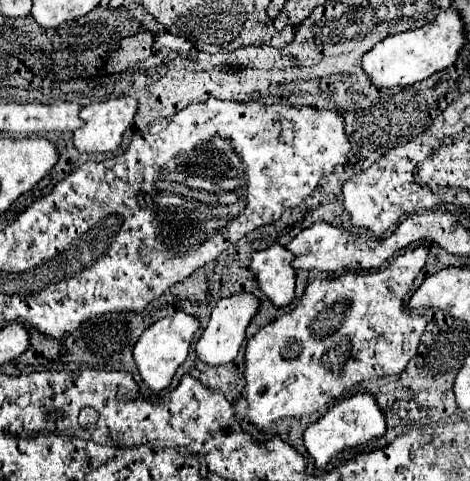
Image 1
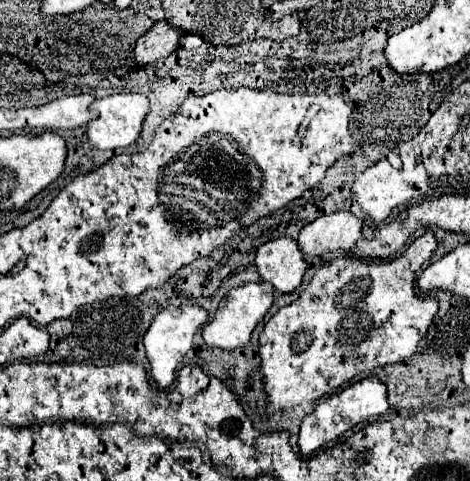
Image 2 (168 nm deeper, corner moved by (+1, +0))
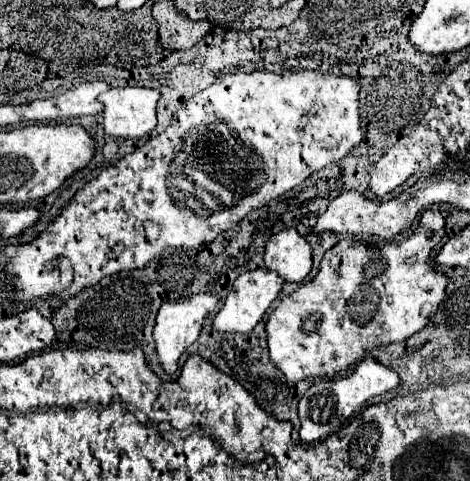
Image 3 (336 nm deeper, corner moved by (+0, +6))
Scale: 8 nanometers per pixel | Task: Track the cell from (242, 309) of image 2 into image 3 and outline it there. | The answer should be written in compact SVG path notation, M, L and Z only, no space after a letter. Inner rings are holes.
M257 269L257 271L239 275L225 299L225 305L213 319L213 329L221 333L251 333L253 327L261 321L263 313L271 307L271 303L279 295L281 285L283 285L283 279L275 271L267 271L267 269Z

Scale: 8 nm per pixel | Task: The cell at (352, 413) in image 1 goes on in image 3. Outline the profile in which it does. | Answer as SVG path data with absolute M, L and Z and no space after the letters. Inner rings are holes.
M367 357L363 359L355 371L347 377L339 377L339 379L319 379L299 401L299 419L301 419L301 441L303 443L313 443L319 441L335 431L341 429L343 421L357 411L359 407L371 403L375 397L385 395L393 389L399 387L399 375L393 369L383 367L379 361Z

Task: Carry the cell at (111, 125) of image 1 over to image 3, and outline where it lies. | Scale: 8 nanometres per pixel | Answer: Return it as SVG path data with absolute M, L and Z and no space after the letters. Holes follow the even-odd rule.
M113 87L99 97L103 107L103 129L109 137L139 139L149 135L155 125L157 89L145 87Z

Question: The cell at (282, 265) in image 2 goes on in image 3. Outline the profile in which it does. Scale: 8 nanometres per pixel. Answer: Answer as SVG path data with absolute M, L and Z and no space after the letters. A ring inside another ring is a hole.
M283 229L267 241L263 261L285 281L301 283L311 271L311 247L295 229Z

